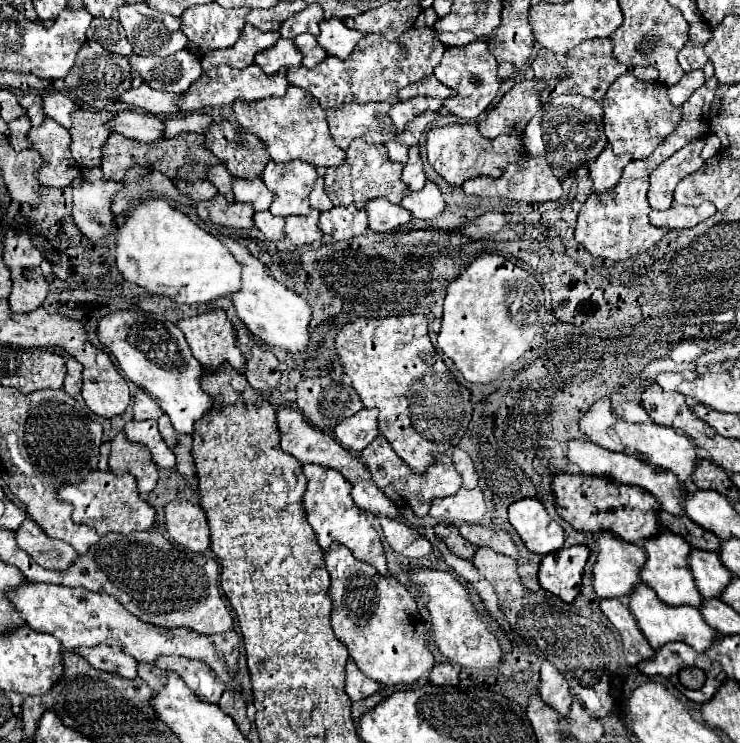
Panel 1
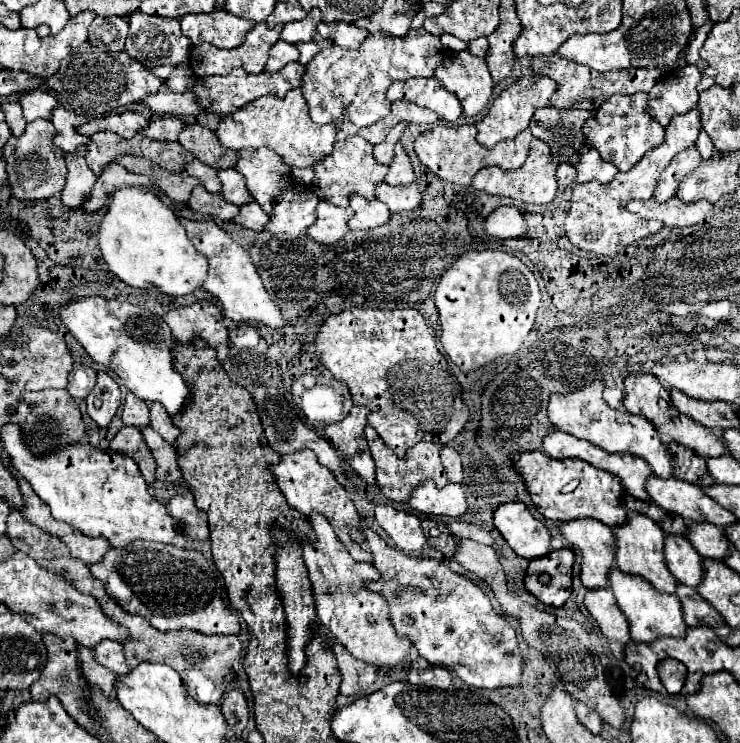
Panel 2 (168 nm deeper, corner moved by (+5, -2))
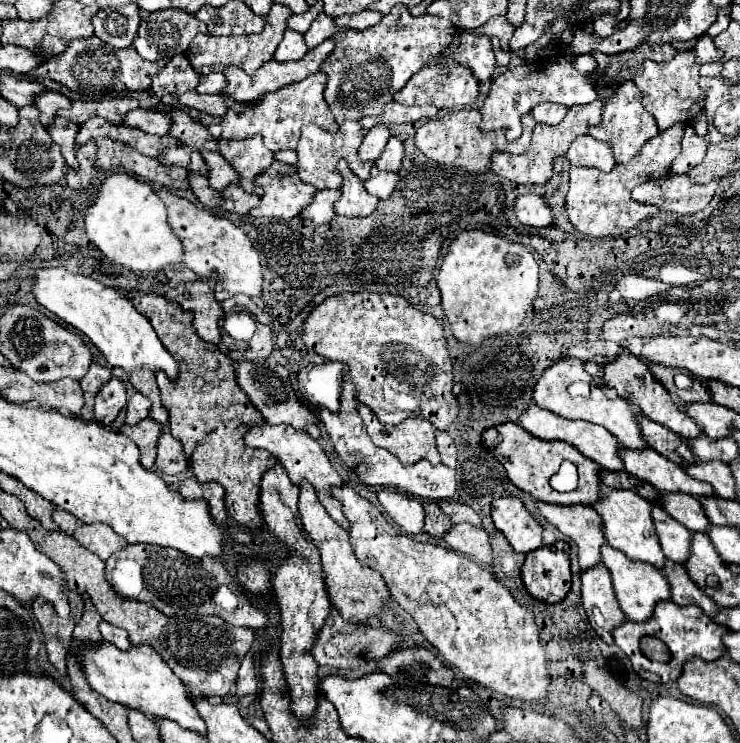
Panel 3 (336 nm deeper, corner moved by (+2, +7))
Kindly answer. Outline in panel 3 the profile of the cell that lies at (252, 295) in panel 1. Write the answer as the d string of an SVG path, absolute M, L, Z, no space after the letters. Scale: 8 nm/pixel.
M161 189L157 191L157 195L165 203L169 225L183 245L183 263L189 269L193 269L199 277L209 277L211 271L219 273L215 283L217 301L221 303L239 293L251 297L253 293L247 293L247 289L259 289L259 283L263 283L263 273L259 255L245 231L233 225L227 217L217 217L205 209L199 209L189 199L183 199L175 193Z

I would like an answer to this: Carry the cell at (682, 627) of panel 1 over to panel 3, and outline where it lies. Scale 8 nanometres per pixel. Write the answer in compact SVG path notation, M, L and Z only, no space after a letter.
M609 545L601 547L601 561L609 569L609 573L611 573L615 597L619 601L621 611L625 613L625 617L629 621L647 621L647 617L651 617L651 609L659 601L667 601L669 599L667 597L667 581L663 581L663 573L659 573L657 567L653 567L649 563L633 561L625 553L615 551Z

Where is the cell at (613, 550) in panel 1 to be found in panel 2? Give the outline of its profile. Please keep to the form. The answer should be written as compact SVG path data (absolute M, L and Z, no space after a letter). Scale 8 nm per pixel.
M586 518L560 524L560 530L564 538L582 554L582 572L580 572L582 584L588 590L606 588L608 574L616 566L614 564L616 536L612 528L608 528L598 520Z

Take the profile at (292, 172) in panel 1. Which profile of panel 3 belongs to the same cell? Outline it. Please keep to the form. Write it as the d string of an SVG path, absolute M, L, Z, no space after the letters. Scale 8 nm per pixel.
M259 135L247 137L243 141L223 141L223 137L219 137L217 143L219 153L237 171L239 187L247 193L259 193L259 187L255 187L253 179L261 173L261 169L267 169L275 161L273 151L263 145Z

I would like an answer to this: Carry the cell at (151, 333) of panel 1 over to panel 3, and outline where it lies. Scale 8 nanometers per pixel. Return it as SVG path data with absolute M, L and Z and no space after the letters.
M49 267L35 271L31 293L41 307L85 333L111 365L127 373L133 369L163 369L171 379L177 377L177 363L159 341L151 321L141 315L119 289L105 287L95 279L71 273L63 267Z

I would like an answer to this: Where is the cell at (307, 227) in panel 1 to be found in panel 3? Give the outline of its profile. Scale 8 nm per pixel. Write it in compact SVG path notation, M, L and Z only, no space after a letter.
M273 161L271 167L259 173L253 183L263 189L261 205L249 211L253 217L297 217L315 193L313 185L307 185L297 177L293 165L281 161Z

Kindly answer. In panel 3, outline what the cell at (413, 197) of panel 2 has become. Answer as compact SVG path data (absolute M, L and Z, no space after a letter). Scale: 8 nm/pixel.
M373 165L373 167L371 167L371 175L369 175L367 181L363 181L363 185L365 185L365 189L367 189L371 195L375 195L375 197L379 197L379 199L387 199L387 197L391 197L397 179L399 179L397 173L379 171L379 169Z

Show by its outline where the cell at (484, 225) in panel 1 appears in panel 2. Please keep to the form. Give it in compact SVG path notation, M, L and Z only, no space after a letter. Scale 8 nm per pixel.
M500 206L484 220L484 230L494 238L522 238L526 222L518 208Z

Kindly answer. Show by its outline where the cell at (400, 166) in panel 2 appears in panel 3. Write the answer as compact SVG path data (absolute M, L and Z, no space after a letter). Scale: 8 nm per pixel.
M391 137L387 141L383 153L375 161L375 165L381 171L397 171L401 167L401 161L403 161L403 143L397 137Z

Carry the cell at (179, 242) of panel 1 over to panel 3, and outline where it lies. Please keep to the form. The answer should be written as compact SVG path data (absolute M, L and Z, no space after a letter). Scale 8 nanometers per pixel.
M115 171L103 179L93 203L87 207L85 233L107 259L131 271L155 271L181 263L183 249L167 225L163 201L151 191L149 183L125 171Z

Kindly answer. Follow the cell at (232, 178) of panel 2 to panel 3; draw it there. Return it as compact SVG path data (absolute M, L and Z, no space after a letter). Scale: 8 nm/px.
M201 151L207 167L209 167L209 185L217 191L223 191L227 185L237 183L237 173L235 169L231 169L231 165L227 165L227 159L221 157L221 153L217 151Z

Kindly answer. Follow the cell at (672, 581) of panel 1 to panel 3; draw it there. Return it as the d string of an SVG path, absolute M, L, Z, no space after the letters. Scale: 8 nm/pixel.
M607 489L599 497L599 501L595 501L591 507L603 519L603 535L613 549L623 551L629 559L651 563L657 569L663 567L665 555L661 551L659 539L655 537L655 527L653 527L653 521L651 521L651 503L649 501L645 501L643 497L639 497L631 489Z

